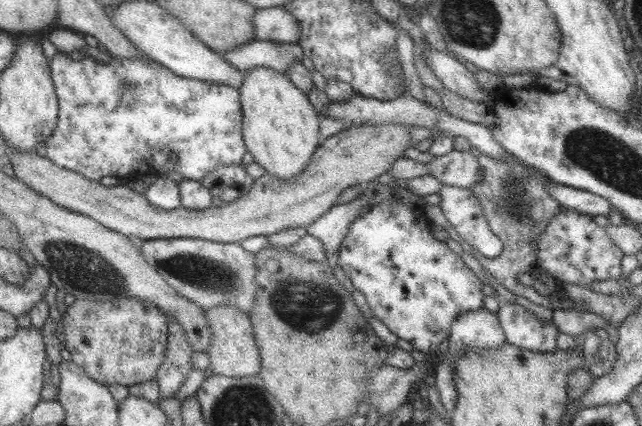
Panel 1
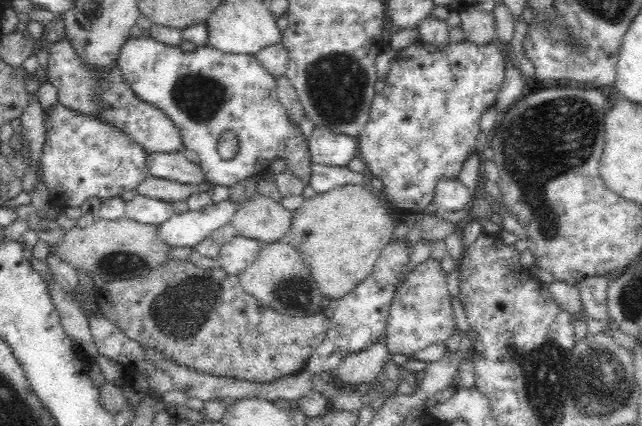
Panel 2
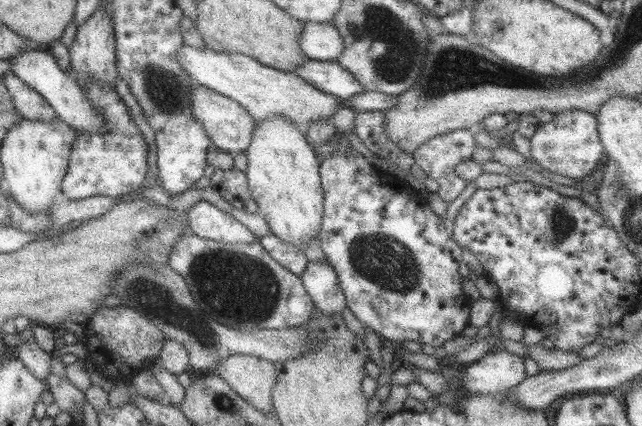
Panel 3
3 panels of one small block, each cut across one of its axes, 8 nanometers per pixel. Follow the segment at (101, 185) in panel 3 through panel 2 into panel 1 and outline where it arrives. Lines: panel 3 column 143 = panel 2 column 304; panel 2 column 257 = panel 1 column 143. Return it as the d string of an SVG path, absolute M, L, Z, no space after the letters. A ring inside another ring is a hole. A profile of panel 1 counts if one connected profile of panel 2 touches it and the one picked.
M55 54L53 60L49 62L49 72L51 72L51 80L53 80L53 88L55 88L55 96L59 102L59 116L57 116L57 124L53 134L49 136L47 142L41 144L41 156L47 158L51 164L65 168L69 172L77 172L81 174L85 180L93 180L99 182L101 178L123 178L129 174L135 176L167 176L167 174L179 174L183 180L197 180L201 182L209 172L213 172L213 168L217 168L217 164L223 166L239 166L243 160L243 154L247 152L247 146L243 142L243 114L241 114L241 102L239 102L239 92L223 82L207 82L207 80L193 80L193 78L183 78L183 76L175 76L171 74L169 68L159 66L151 60L141 60L141 58L111 58L109 64L101 64L95 62L91 58L83 58L83 60L71 60L65 54ZM169 154L177 154L177 160L171 164L169 162Z

